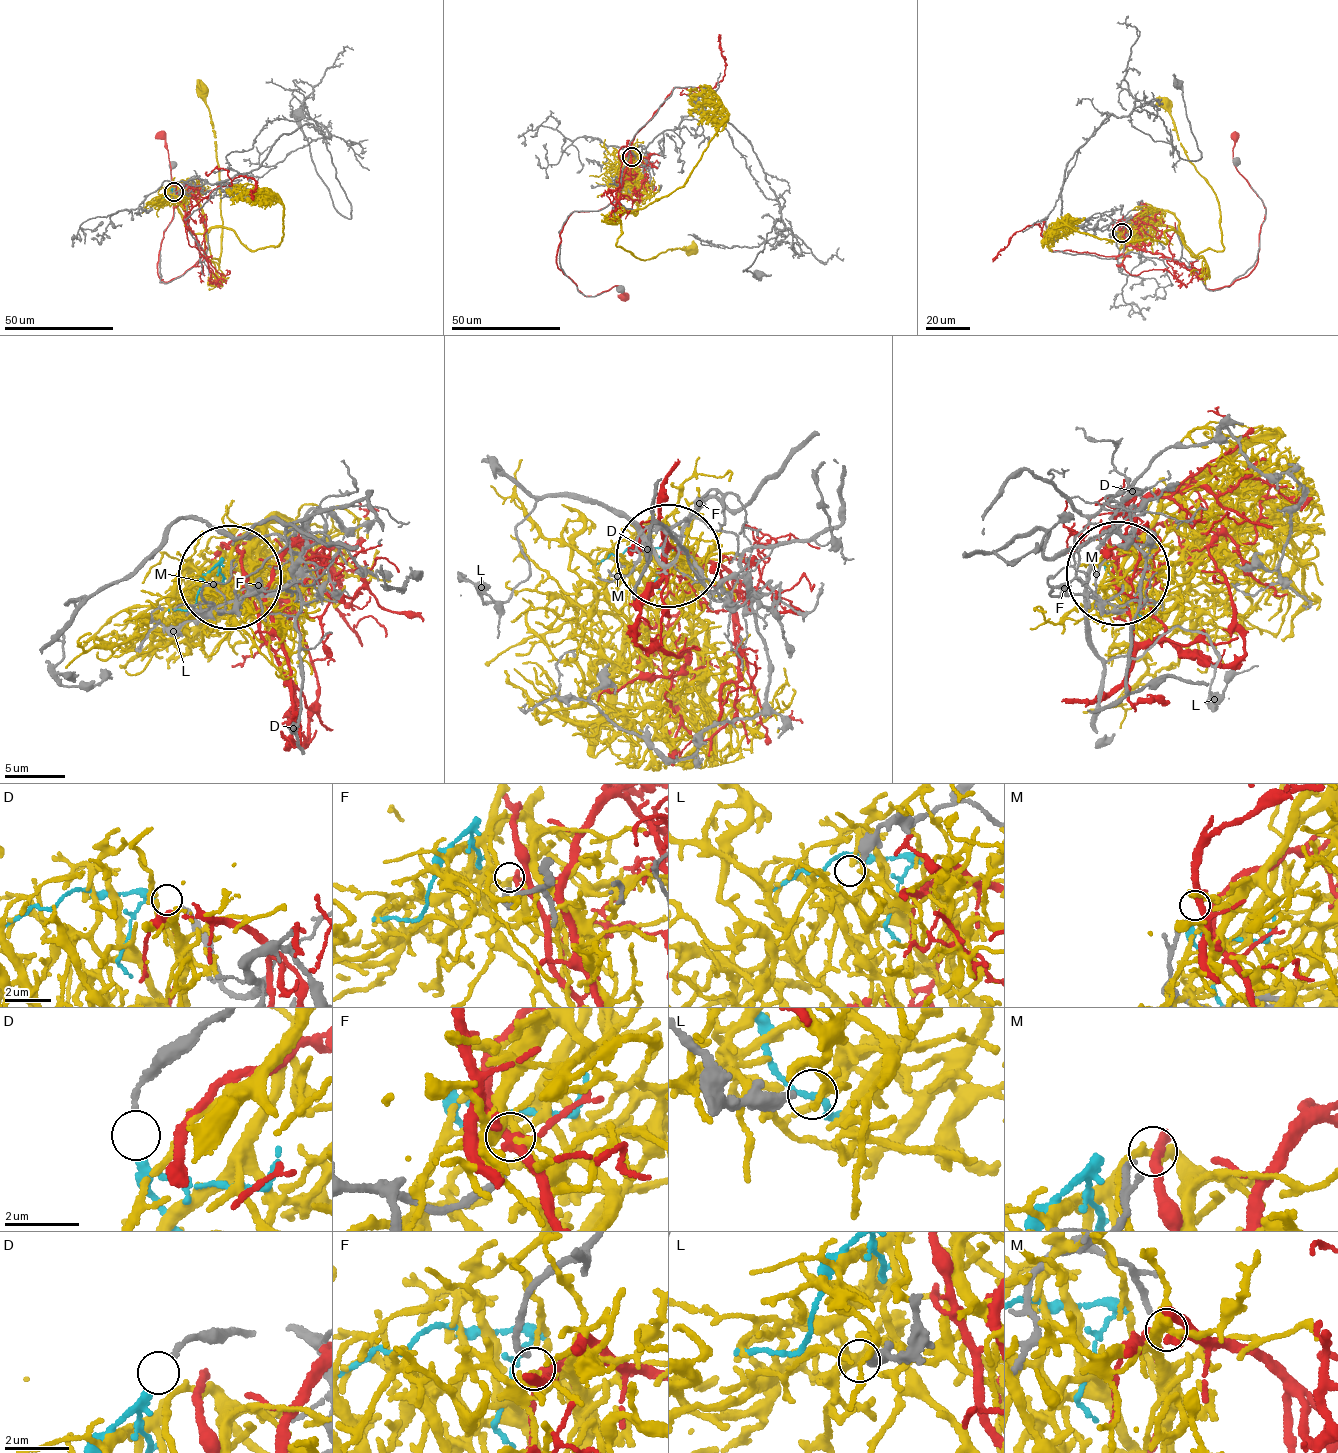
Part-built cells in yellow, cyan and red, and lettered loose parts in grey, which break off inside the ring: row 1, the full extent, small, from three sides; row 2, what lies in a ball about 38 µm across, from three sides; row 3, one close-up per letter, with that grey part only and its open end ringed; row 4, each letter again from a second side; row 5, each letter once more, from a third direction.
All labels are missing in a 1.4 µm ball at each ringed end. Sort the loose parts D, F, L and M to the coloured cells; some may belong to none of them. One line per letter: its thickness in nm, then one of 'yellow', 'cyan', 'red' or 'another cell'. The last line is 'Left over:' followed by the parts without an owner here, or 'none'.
D: calibre 140 nm; cyan
F: calibre 220 nm; yellow
L: calibre 340 nm; another cell
M: calibre 160 nm; red
Left over: L

